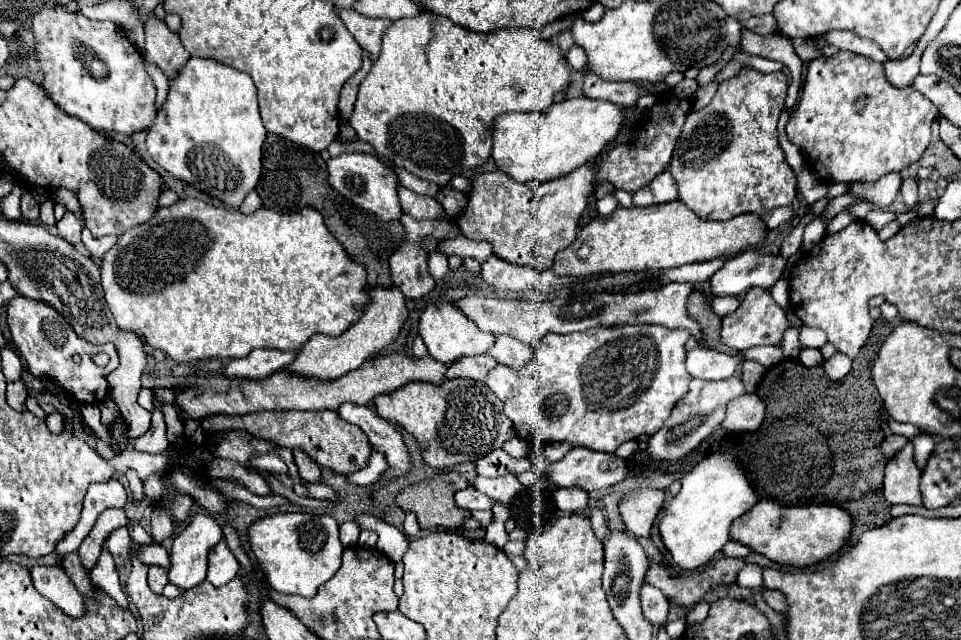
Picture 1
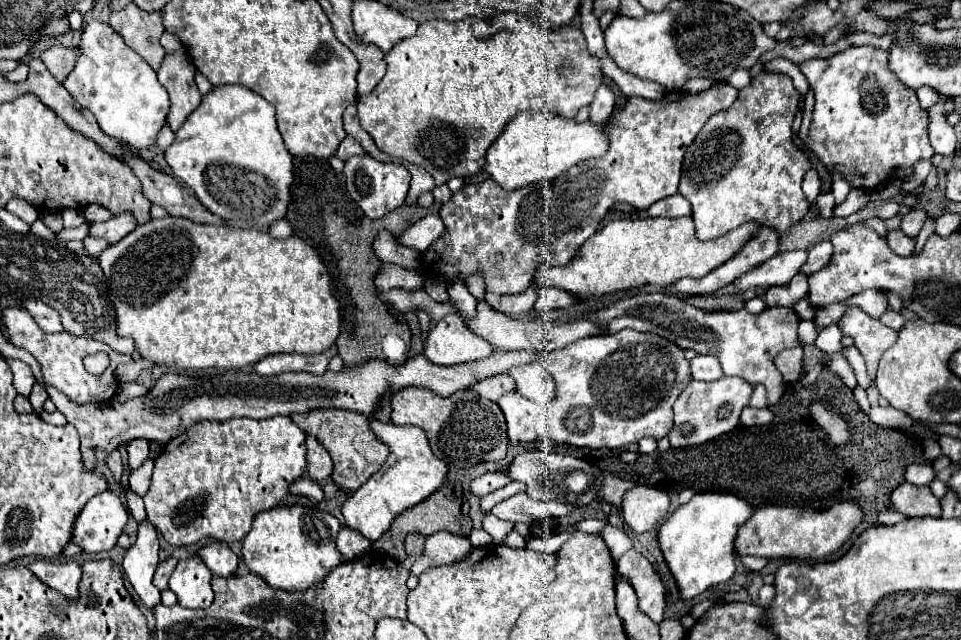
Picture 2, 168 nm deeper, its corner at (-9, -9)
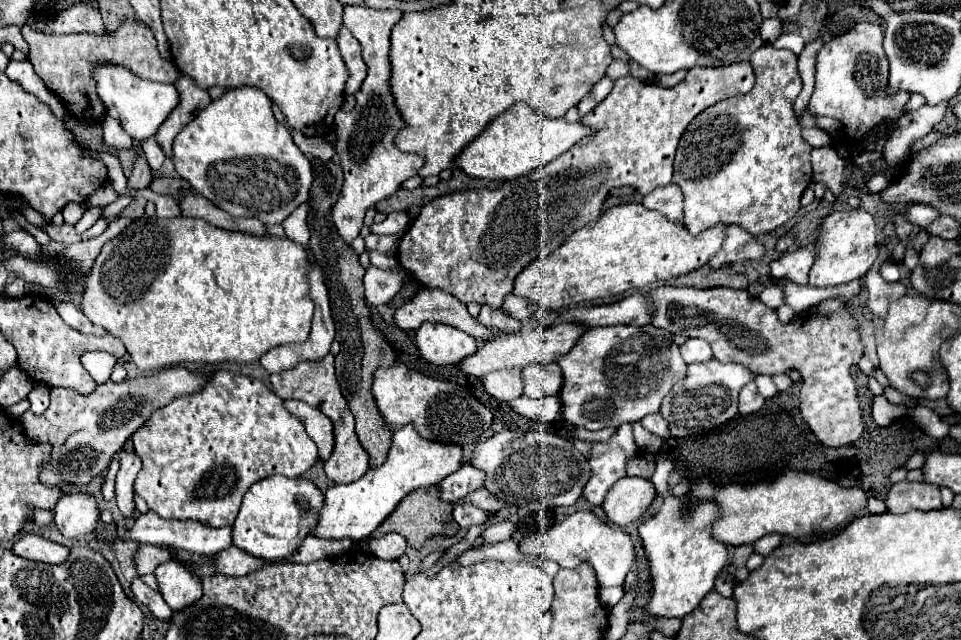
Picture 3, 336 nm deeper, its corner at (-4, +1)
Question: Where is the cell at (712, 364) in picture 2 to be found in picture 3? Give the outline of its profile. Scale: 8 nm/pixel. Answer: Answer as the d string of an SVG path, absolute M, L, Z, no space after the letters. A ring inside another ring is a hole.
M689 338L683 346L681 346L681 356L687 364L697 364L697 362L709 362L713 358L711 354L711 346L705 340L693 340Z

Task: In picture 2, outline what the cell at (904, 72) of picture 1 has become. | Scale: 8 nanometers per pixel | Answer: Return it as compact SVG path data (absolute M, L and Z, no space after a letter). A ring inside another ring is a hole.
M920 88L920 90L916 90L916 94L918 94L918 98L922 100L922 108L924 108L924 110L944 98L944 96L938 96L938 92L934 94L932 88Z

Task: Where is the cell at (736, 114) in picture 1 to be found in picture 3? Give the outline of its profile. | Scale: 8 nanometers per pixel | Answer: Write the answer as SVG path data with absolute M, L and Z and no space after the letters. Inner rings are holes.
M765 46L753 52L749 62L755 72L755 86L751 92L709 106L689 124L687 132L681 136L675 156L673 182L685 194L683 224L691 234L699 234L719 222L739 224L753 236L773 232L795 216L799 210L799 198L811 182L809 154L813 148L801 138L801 126L793 110L793 102L801 92L797 56L789 50Z

